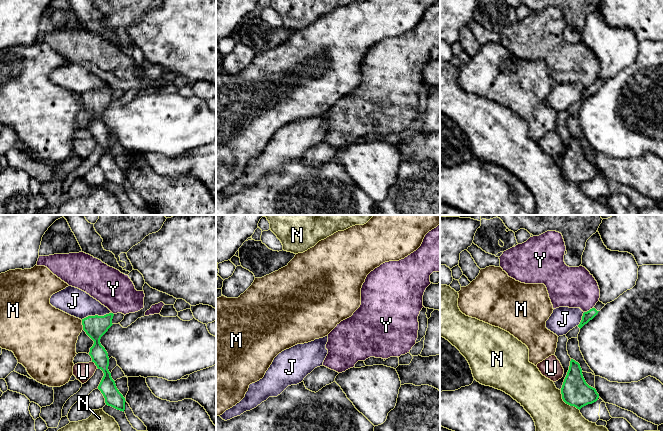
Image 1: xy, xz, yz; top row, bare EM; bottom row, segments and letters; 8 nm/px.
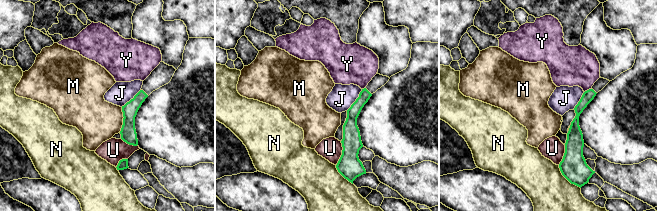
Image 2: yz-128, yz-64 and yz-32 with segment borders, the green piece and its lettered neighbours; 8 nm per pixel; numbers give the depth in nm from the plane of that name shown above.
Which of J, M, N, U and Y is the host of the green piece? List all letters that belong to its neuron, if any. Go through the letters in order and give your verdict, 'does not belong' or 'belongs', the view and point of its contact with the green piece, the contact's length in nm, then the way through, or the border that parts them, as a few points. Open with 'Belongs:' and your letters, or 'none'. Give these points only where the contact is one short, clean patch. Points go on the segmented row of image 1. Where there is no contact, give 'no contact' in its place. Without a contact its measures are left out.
Belongs: none
J: does not belong; meets green in xy at (96, 315); contact 260 nm long; border along xy (111, 312), (105, 315), (88, 315), (81, 319)
M: does not belong; meets green in xy at (82, 324); contact 80 nm long; border along xy (81, 320), (83, 329)
N: does not belong; meets green in yz at (566, 403); contact 220 nm long
U: does not belong; meets green in xy at (95, 364); contact 70 nm long; border along xy (92, 361), (97, 367)
Y: does not belong; meets green in yz at (589, 310); contact 90 nm long; border along yz (593, 307), (584, 312)

